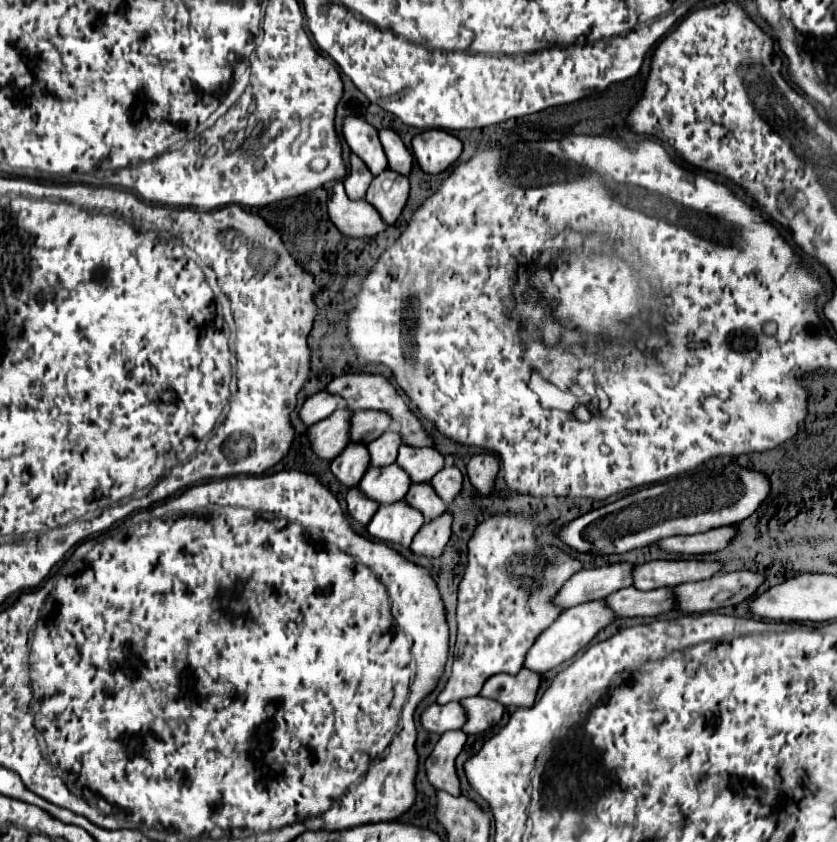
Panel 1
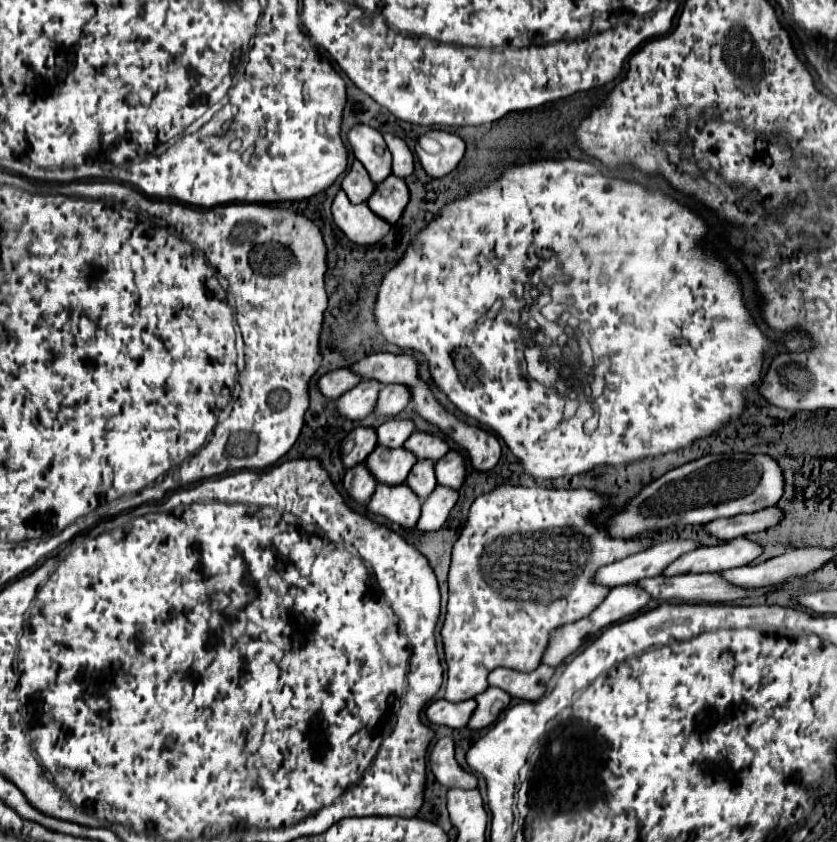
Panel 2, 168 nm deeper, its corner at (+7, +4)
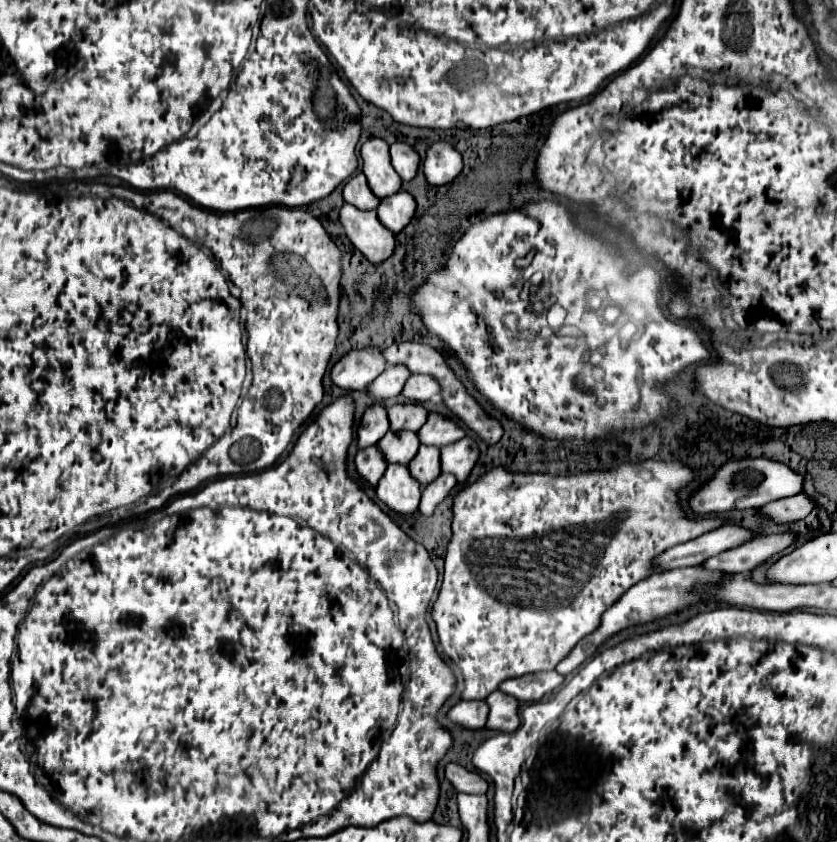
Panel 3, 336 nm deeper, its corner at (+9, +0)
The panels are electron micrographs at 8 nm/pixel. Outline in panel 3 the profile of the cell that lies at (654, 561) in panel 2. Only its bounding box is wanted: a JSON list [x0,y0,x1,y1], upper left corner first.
[653,525,753,571]

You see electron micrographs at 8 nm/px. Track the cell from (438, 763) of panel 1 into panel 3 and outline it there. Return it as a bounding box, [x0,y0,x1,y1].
[445,763,487,795]

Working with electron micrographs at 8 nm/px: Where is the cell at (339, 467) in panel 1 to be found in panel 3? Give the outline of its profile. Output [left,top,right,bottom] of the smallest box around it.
[357,405,389,449]

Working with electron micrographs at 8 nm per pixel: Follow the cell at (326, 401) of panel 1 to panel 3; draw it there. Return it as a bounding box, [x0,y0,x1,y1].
[331,349,385,391]

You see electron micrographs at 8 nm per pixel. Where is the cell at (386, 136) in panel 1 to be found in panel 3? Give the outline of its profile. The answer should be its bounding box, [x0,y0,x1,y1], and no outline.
[391,143,419,181]

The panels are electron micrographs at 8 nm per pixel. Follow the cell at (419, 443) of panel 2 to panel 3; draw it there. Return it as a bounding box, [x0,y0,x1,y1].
[417,413,465,447]

